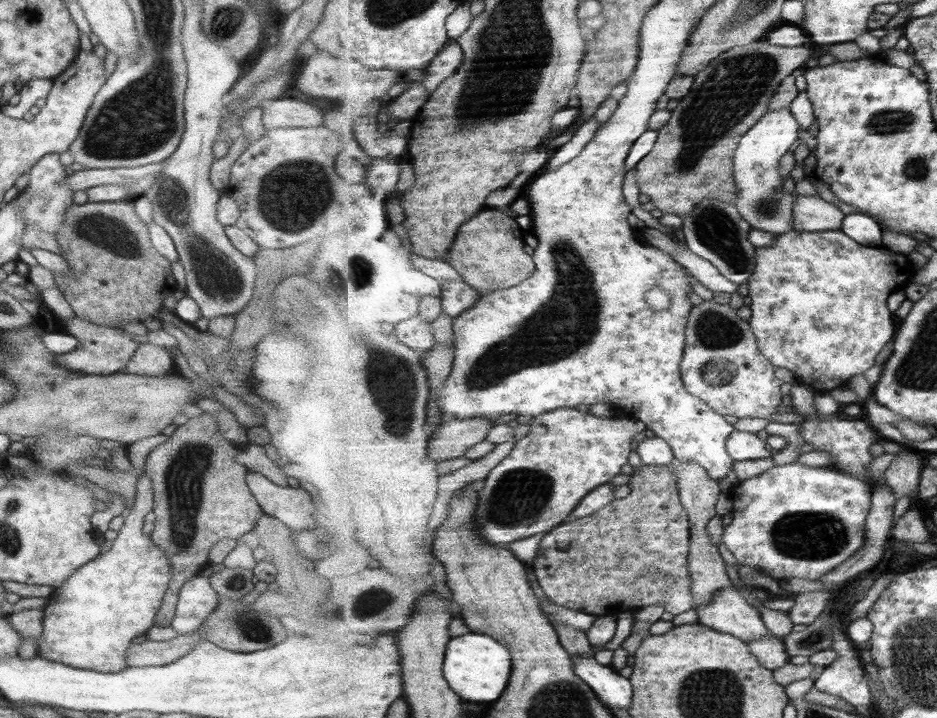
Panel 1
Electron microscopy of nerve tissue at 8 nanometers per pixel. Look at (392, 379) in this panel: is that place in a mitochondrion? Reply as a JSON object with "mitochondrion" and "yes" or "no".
{"mitochondrion":"yes"}

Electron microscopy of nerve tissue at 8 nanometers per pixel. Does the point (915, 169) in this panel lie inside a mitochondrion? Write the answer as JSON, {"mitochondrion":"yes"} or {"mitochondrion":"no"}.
{"mitochondrion":"yes"}

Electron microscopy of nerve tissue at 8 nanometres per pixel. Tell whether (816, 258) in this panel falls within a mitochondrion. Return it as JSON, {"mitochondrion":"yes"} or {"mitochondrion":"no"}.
{"mitochondrion":"no"}

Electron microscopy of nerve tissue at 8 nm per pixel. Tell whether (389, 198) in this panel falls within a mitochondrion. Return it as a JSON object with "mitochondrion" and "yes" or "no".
{"mitochondrion":"no"}

